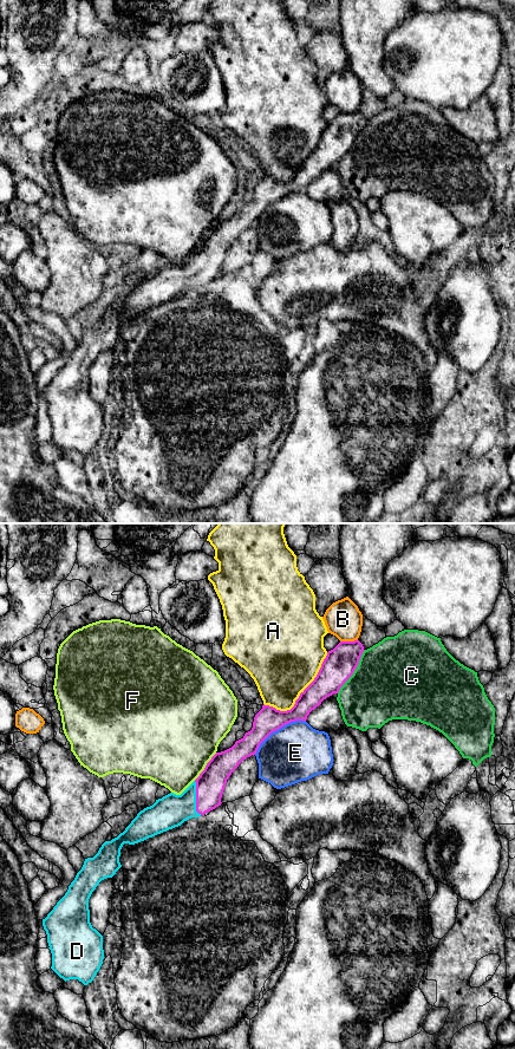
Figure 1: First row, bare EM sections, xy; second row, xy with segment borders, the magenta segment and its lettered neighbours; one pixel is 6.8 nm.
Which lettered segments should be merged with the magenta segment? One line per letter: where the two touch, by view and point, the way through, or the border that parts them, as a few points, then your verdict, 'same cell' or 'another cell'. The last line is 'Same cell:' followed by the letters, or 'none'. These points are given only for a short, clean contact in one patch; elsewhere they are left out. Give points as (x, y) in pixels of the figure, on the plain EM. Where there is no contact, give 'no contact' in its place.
A: contact xy (300, 164); another cell
B: contact xy (349, 112); another cell
C: contact xy (353, 142); another cell
D: contact xy (196, 269); same cell
E: contact xy (278, 200); another cell
F: contact xy (206, 238); border xy (216, 223), (194, 251); another cell
Same cell: D

